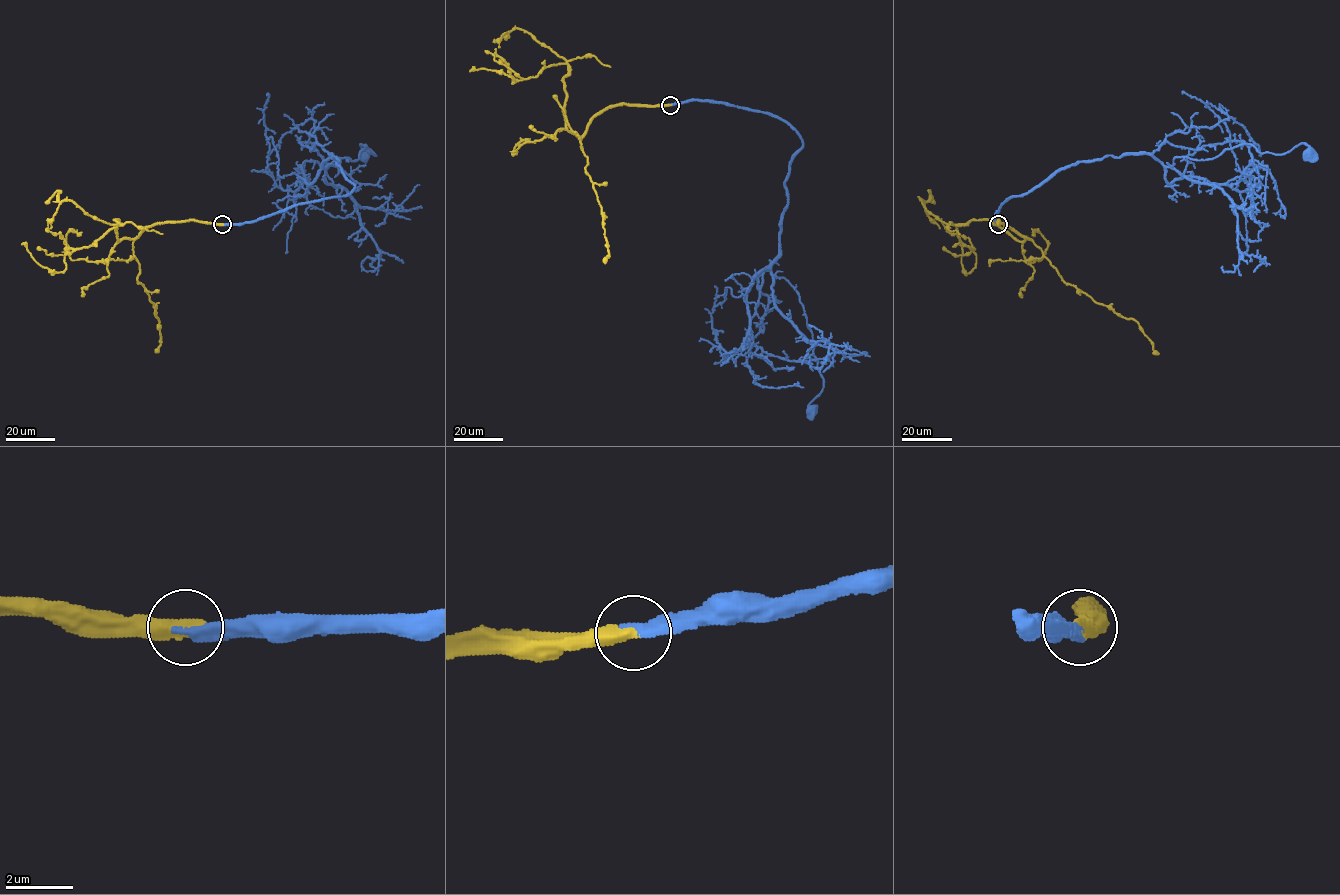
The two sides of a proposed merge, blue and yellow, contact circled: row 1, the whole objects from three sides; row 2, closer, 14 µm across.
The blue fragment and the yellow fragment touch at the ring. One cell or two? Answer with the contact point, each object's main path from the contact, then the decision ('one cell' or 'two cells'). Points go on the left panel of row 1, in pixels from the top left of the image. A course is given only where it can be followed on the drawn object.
(222, 224) | blue via (222, 224), (345, 196), (339, 161), (323, 165), (364, 154) | yellow via (222, 224), (156, 223), (118, 241), (115, 220), (87, 247), (69, 249), (57, 272), (21, 244) | one cell

